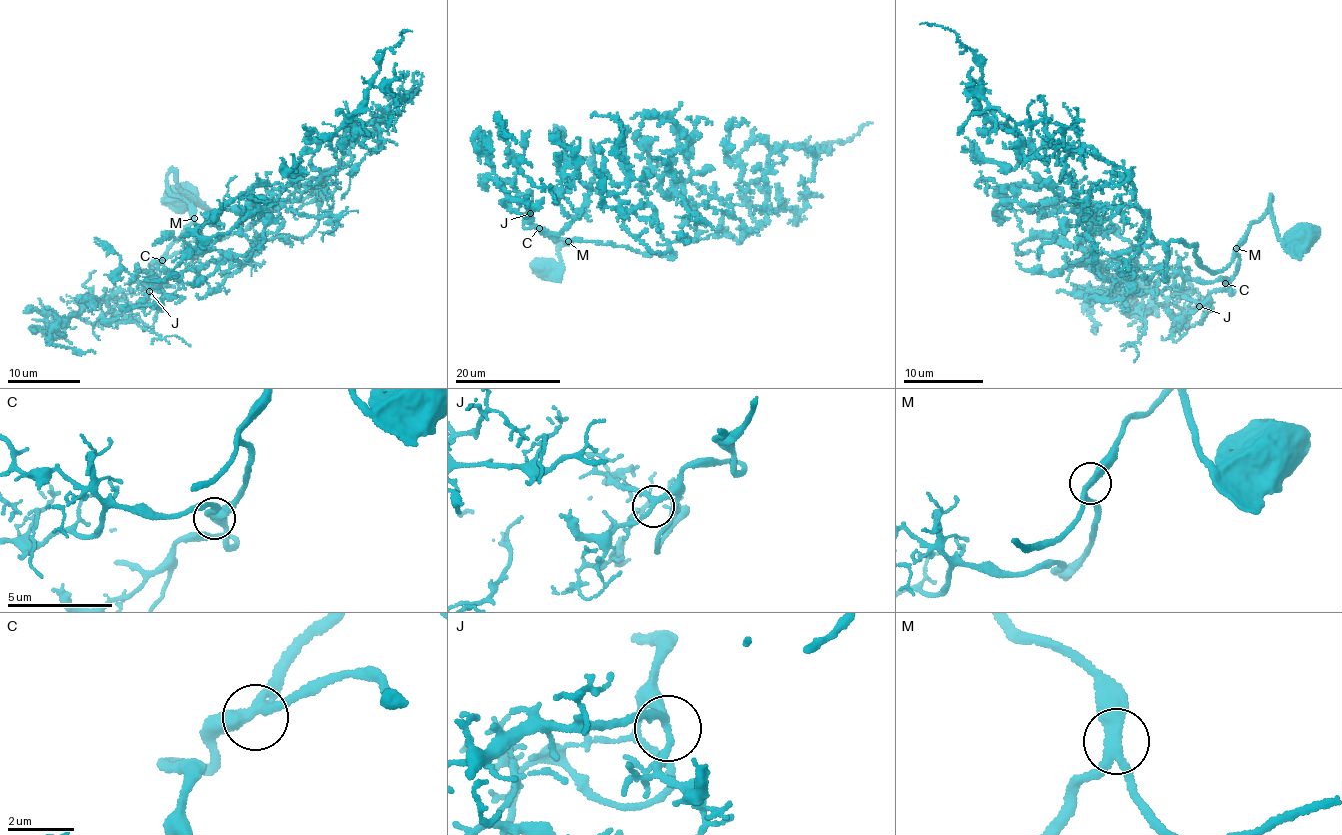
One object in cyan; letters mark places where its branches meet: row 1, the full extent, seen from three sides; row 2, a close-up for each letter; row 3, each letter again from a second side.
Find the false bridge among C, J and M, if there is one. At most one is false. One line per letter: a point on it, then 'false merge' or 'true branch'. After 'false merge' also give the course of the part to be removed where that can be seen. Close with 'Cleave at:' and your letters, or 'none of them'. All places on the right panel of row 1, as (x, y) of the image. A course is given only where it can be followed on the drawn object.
C: place (1225, 283); true branch
J: place (1199, 306); true branch
M: place (1236, 248); true branch
Cleave at: none of them

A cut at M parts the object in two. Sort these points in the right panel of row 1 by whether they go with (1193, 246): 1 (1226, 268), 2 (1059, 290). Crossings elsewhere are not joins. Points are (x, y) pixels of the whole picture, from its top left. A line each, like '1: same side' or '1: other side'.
1: same side
2: other side

